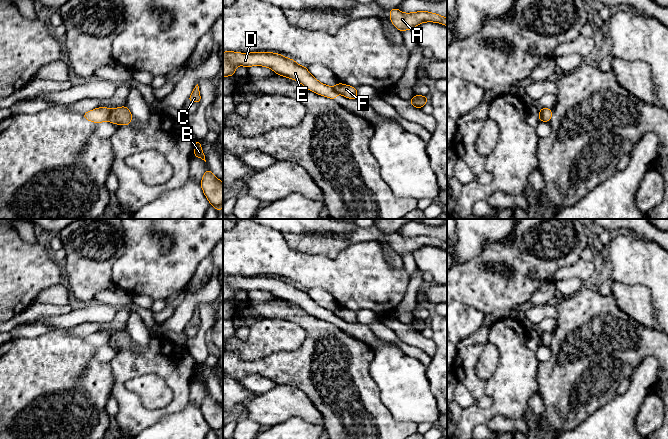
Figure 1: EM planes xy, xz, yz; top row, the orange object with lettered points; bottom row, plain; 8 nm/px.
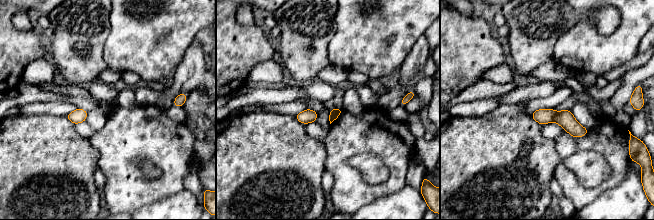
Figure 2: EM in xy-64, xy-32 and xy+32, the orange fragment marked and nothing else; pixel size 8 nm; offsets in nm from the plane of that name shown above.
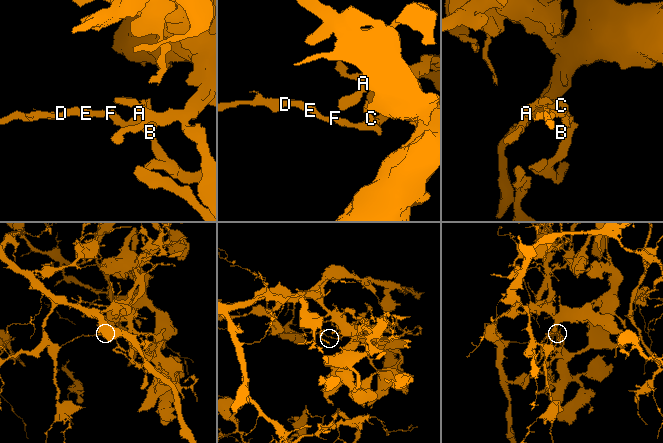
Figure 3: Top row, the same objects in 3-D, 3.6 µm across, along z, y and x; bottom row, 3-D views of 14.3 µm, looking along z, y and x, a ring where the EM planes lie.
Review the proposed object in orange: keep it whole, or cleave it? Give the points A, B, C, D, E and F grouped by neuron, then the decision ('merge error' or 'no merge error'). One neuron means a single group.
A B C F / D E | merge error

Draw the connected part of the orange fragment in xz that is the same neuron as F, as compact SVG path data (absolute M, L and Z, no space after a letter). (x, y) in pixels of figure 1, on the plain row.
M337 307L334 314L349 323L359 323L357 320L357 313L355 311L345 309L342 307Z

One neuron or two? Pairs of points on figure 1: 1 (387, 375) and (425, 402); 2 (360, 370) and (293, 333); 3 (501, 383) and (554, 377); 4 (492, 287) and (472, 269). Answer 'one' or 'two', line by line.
1: one
2: two
3: two
4: one

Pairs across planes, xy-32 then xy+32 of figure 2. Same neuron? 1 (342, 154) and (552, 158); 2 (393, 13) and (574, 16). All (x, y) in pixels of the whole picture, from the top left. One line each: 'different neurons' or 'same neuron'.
1: different neurons
2: different neurons

